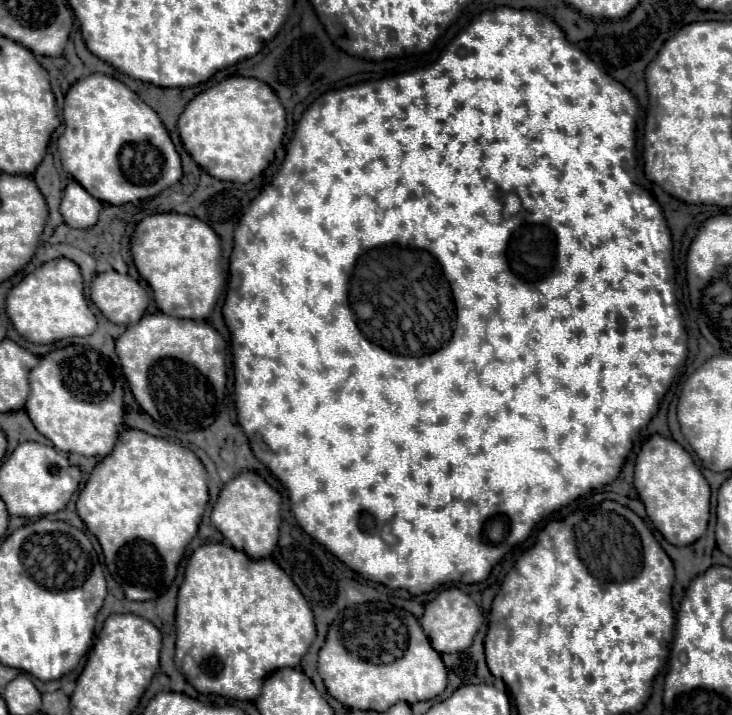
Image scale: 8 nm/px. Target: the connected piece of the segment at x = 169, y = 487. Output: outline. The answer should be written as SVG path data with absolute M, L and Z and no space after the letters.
M124 430L124 432L118 436L118 442L116 442L114 450L112 450L106 458L102 458L102 460L96 464L96 468L92 470L92 474L90 474L90 478L88 478L88 482L86 482L86 486L84 486L84 490L82 490L80 496L78 496L76 510L78 510L78 516L82 518L82 522L86 524L86 528L98 538L98 542L100 542L100 546L102 546L102 552L104 552L106 566L108 566L112 578L116 578L116 582L122 586L126 598L128 598L128 600L154 600L154 598L158 598L158 594L164 594L164 592L170 588L170 584L174 582L176 572L178 572L178 562L182 560L182 556L184 556L184 552L186 552L188 542L190 542L190 540L196 536L196 532L198 532L198 524L200 524L202 512L204 512L204 508L206 508L206 502L208 502L208 474L206 474L202 462L198 460L198 456L196 456L192 450L182 448L180 444L168 442L168 440L164 440L164 438L150 436L150 434L142 432L142 430Z

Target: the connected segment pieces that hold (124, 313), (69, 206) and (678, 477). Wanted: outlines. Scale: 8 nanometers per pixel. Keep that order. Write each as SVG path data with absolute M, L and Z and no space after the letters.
M116 270L102 272L92 280L90 300L110 322L126 326L136 324L148 306L144 288L132 276L118 274Z
M74 180L66 186L62 194L60 214L64 216L64 222L72 228L92 228L98 222L98 214L102 210L102 202L90 196L80 184Z
M652 436L636 458L634 486L644 502L648 518L670 544L688 546L704 536L710 518L710 486L696 468L692 456L678 442Z

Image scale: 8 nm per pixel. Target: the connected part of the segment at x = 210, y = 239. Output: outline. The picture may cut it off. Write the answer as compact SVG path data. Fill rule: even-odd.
M176 212L146 216L134 230L132 256L140 276L150 284L160 312L206 320L224 288L220 238L202 220Z

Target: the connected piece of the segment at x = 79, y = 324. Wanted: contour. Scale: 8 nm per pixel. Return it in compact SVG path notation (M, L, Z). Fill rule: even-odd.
M56 258L28 274L8 292L6 314L22 338L34 344L50 344L72 336L90 336L96 330L96 316L84 298L80 268L68 258Z

